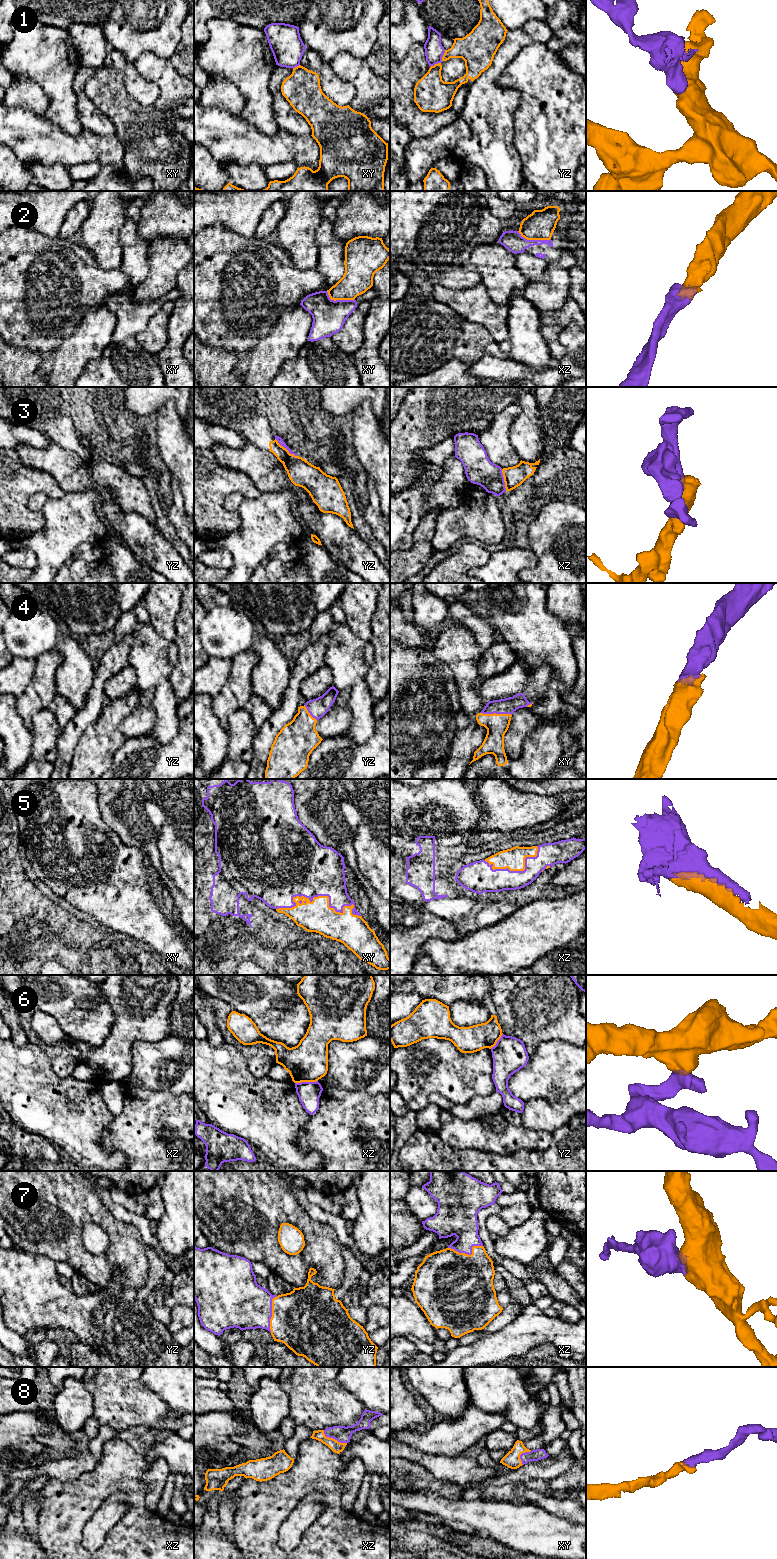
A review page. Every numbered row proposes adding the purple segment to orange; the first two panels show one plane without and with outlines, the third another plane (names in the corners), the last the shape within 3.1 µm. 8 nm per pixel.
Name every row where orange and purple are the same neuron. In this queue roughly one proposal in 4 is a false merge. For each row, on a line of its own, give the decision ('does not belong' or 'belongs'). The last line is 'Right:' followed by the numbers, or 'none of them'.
1: does not belong
2: does not belong
3: does not belong
4: belongs
5: belongs
6: does not belong
7: belongs
8: belongs
Right: 4, 5, 7, 8

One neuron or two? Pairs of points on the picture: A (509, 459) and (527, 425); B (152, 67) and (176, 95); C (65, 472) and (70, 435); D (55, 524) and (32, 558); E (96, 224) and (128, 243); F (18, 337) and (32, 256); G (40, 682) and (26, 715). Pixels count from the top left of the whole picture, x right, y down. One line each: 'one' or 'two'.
A: two
B: one
C: two
D: two
E: two
F: one
G: one

